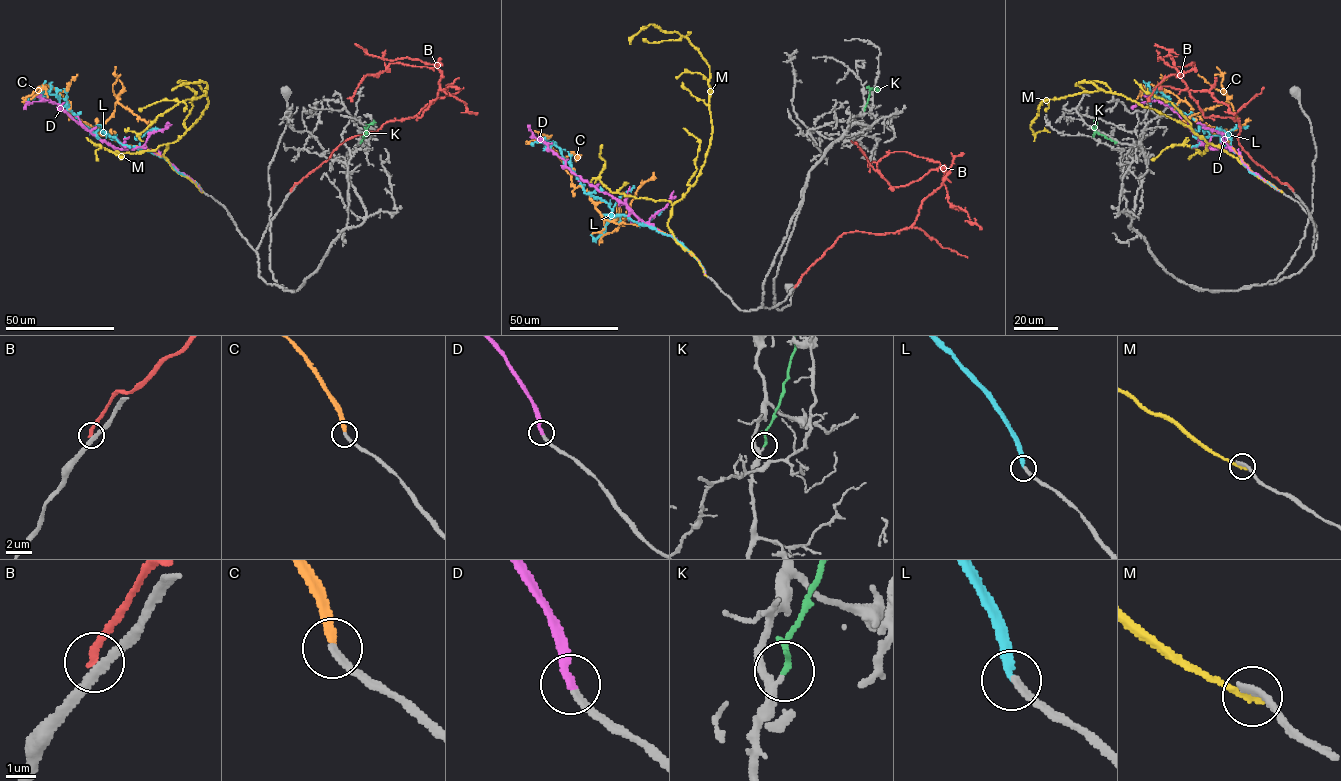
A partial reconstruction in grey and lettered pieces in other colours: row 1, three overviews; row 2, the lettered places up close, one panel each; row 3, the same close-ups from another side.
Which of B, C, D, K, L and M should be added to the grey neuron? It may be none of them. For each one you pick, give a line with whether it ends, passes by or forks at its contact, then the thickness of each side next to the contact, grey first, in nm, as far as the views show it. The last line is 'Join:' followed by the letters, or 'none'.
D: it ends; calibres 240 and 240 nm
K: it ends; calibres 240 and 200 nm
Join: D, K

